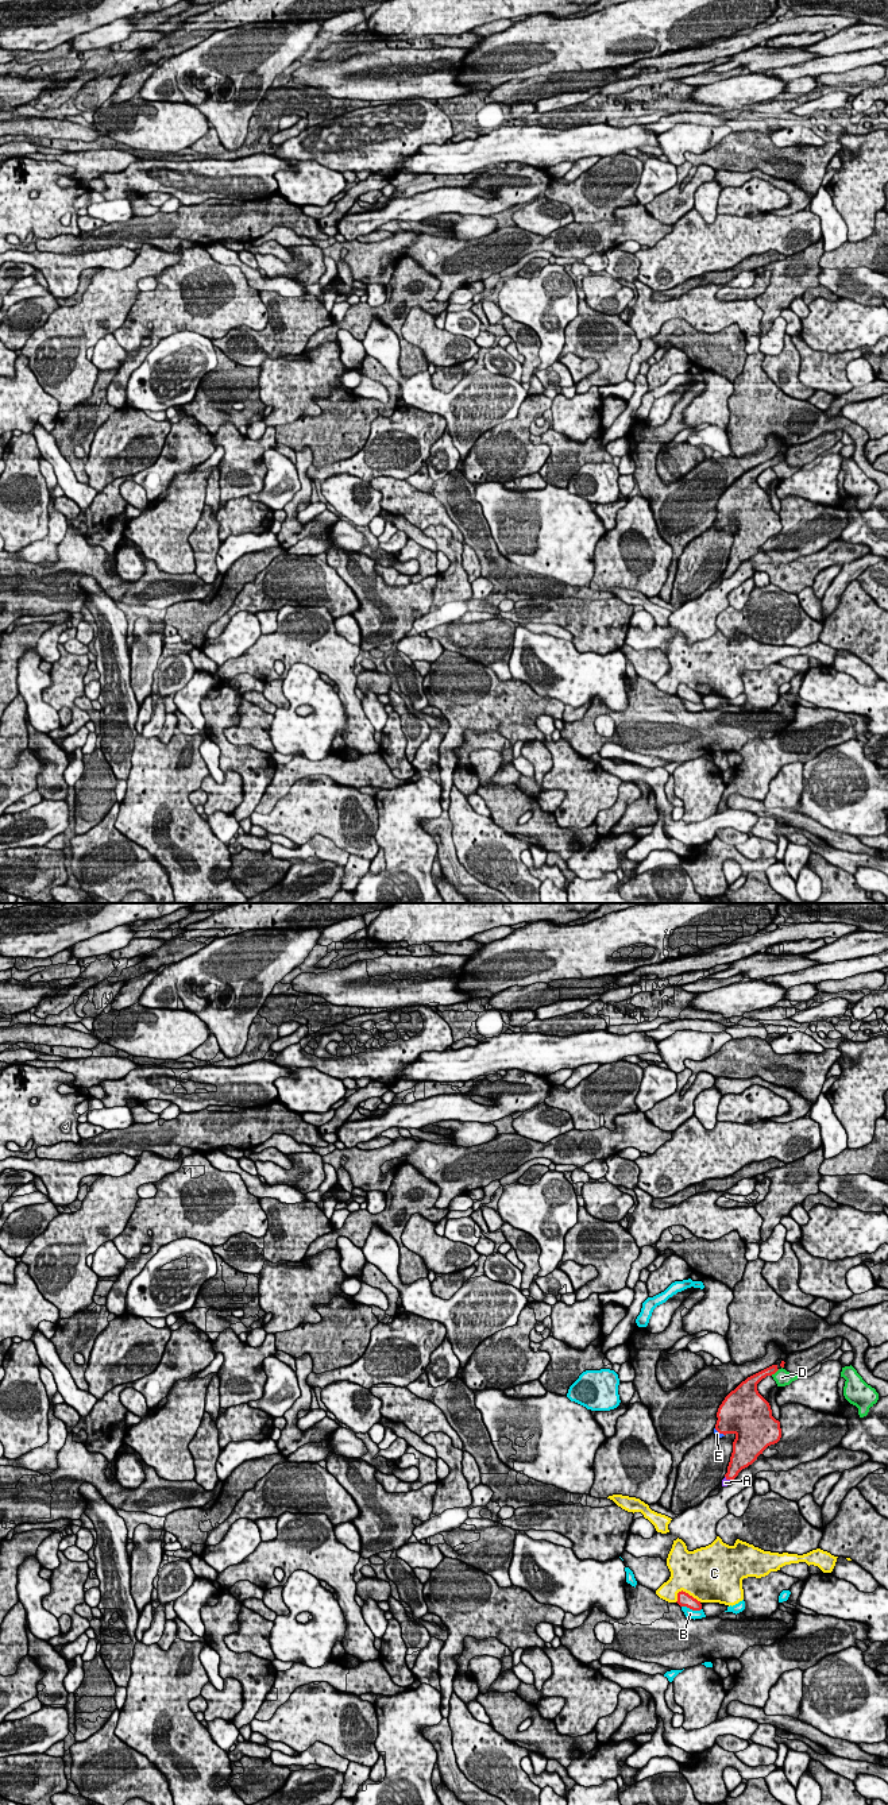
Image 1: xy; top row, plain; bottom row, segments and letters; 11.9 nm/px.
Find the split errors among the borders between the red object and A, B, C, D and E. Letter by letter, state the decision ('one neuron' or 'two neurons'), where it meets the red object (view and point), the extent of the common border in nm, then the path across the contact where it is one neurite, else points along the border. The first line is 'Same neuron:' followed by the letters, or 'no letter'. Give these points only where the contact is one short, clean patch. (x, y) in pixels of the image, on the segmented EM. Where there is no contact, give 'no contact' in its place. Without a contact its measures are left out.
Same neuron: A, E
A: one neuron; contact xy (728, 1478); length 110 nm; way xy (738, 1461), (728, 1478), (725, 1483)
B: two neurons; contact xy (691, 1608); length 240 nm; border xy (682, 1605), (690, 1609), (701, 1609)
C: two neurons; contact xy (684, 1592); length 320 nm
D: two neurons; contact xy (775, 1372); length 130 nm
E: one neuron; contact xy (719, 1433); length 150 nm; way xy (733, 1416), (719, 1433), (717, 1434)

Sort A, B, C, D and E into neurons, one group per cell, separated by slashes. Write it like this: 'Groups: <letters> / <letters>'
Groups: A E / B / C / D

